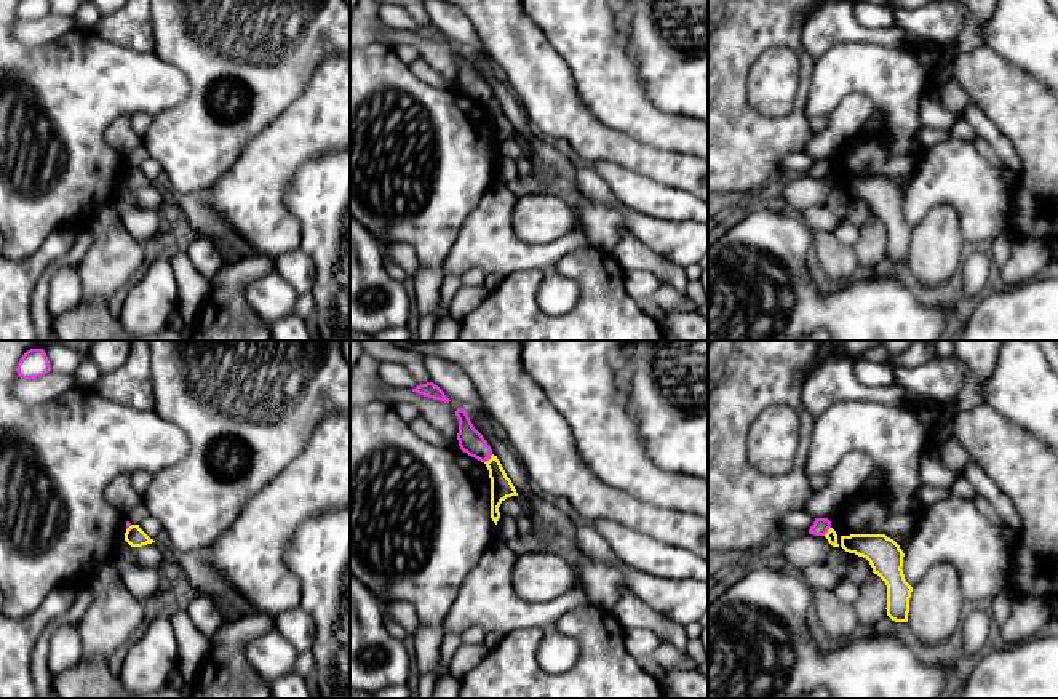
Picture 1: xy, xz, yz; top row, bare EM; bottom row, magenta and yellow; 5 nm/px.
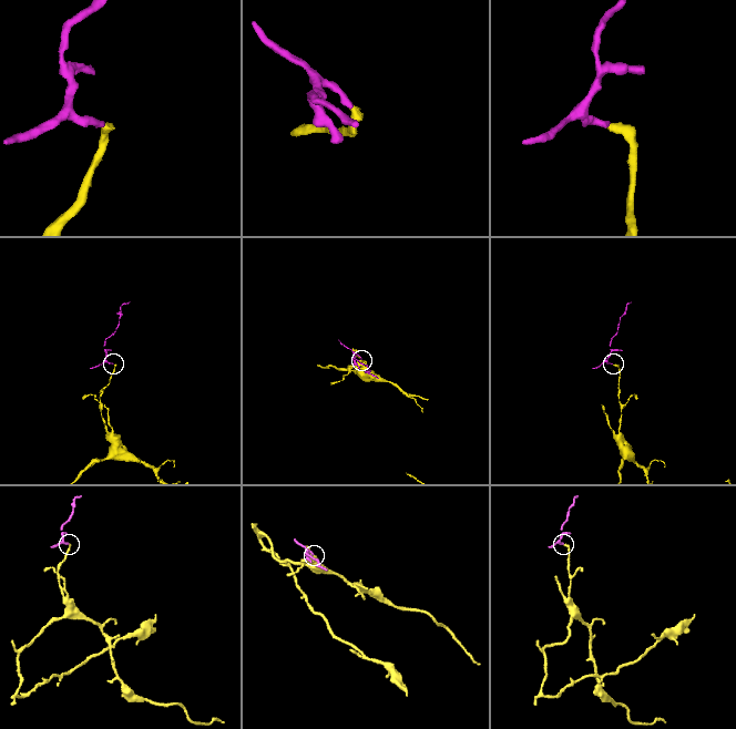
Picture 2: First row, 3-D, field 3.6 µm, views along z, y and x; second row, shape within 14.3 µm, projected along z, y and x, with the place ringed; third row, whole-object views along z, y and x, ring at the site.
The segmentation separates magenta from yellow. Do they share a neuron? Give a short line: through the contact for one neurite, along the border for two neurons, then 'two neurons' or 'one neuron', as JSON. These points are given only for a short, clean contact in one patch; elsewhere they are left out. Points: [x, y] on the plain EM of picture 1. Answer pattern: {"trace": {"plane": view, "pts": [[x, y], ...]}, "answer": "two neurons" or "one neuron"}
{"trace": {"plane": "xz", "pts": [[493, 96], [485, 104]]}, "answer": "two neurons"}

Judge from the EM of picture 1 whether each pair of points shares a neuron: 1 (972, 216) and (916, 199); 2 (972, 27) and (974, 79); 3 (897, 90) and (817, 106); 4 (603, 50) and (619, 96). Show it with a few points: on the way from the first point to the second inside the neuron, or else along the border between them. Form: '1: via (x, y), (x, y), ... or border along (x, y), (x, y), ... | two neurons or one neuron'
1: via (958, 202), (953, 197), (930, 197) | one neuron
2: border along (982, 43), (954, 59) | two neurons
3: via (878, 83), (839, 83), (836, 87) | one neuron
4: via (603, 61), (608, 85) | one neuron

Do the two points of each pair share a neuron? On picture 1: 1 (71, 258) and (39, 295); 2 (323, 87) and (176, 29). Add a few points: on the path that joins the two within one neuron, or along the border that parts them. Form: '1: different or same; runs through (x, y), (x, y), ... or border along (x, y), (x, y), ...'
1: same; runs through (59, 261), (47, 274), (43, 283)
2: different; border along (333, 55), (315, 69), (301, 95), (285, 111)

